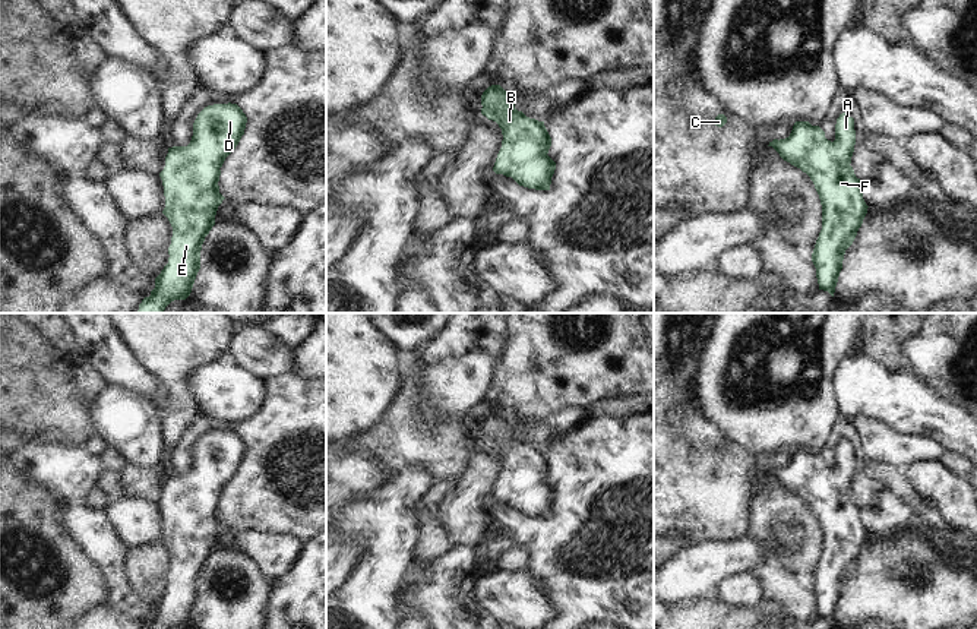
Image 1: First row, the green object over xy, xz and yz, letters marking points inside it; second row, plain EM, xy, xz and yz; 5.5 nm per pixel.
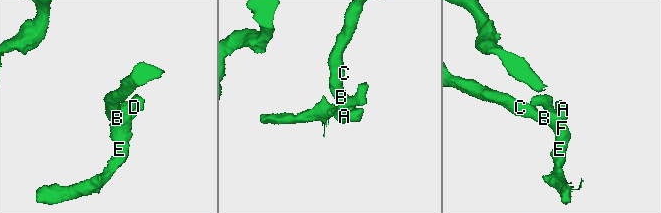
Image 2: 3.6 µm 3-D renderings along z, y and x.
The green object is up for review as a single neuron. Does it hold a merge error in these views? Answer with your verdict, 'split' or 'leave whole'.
leave whole

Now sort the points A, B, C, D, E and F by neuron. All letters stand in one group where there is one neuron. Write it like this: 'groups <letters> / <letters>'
groups A B C D E F

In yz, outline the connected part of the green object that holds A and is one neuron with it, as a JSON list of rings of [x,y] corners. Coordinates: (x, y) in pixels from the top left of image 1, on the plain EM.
[[[845,440],[837,446],[834,470],[825,465],[819,453],[796,449],[788,465],[774,467],[768,472],[784,489],[806,500],[819,522],[822,557],[812,590],[819,617],[832,625],[845,578],[853,572],[869,535],[863,527],[860,506],[850,493],[854,472],[854,446]]]

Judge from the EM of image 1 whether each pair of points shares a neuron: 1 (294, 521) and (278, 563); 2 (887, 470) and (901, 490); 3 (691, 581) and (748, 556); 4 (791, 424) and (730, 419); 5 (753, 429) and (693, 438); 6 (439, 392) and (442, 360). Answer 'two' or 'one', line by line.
1: two
2: one
3: one
4: one
5: two
6: one

